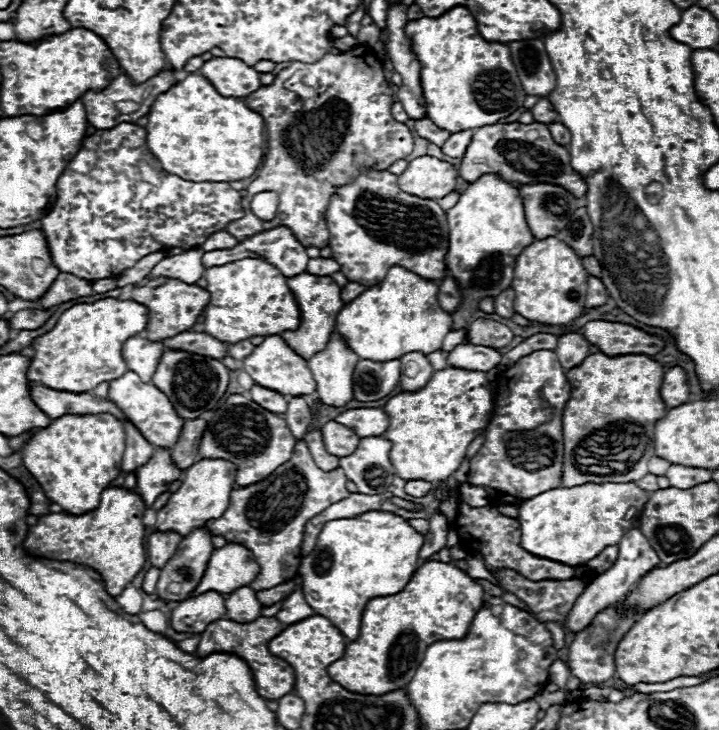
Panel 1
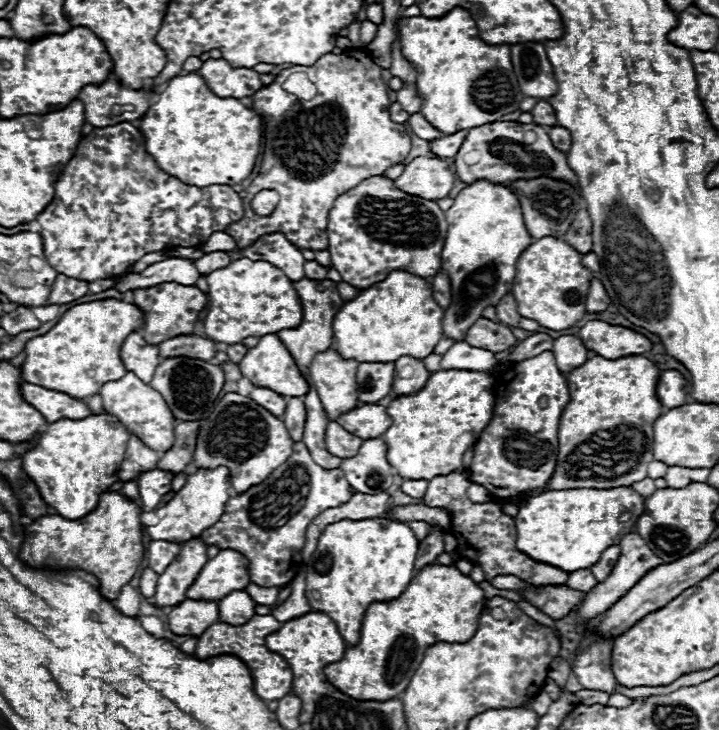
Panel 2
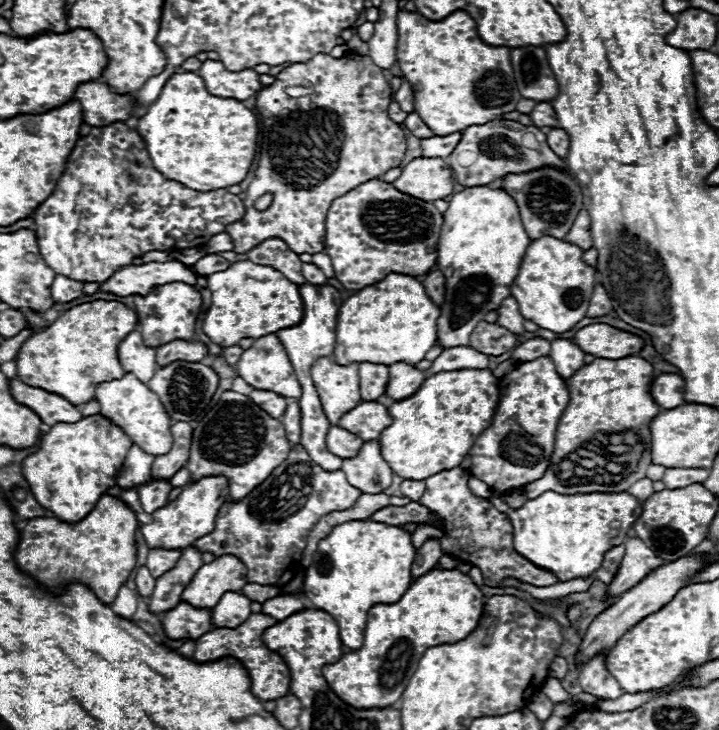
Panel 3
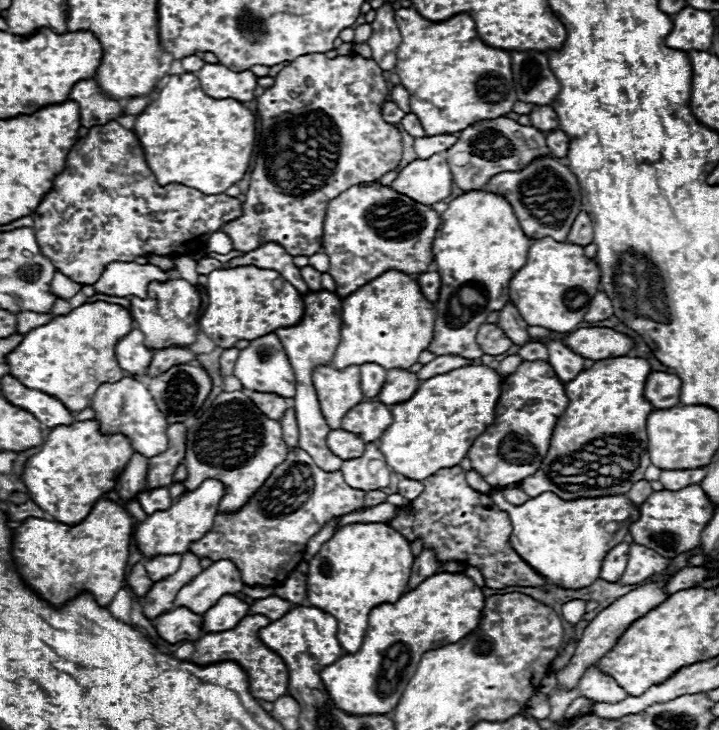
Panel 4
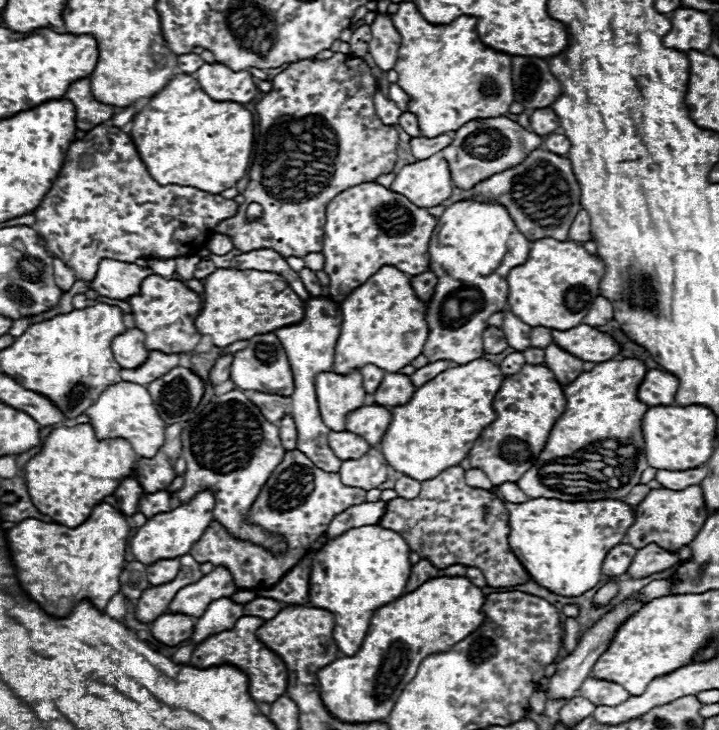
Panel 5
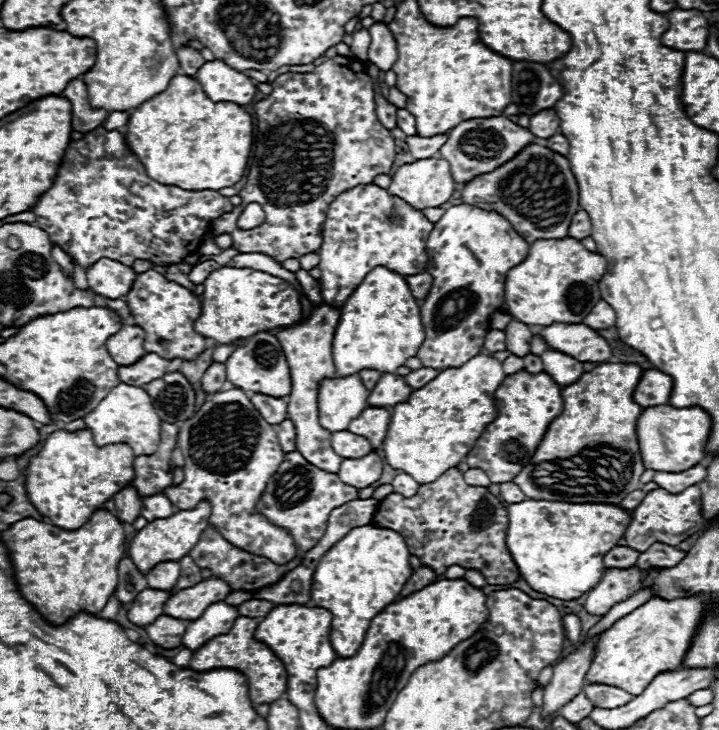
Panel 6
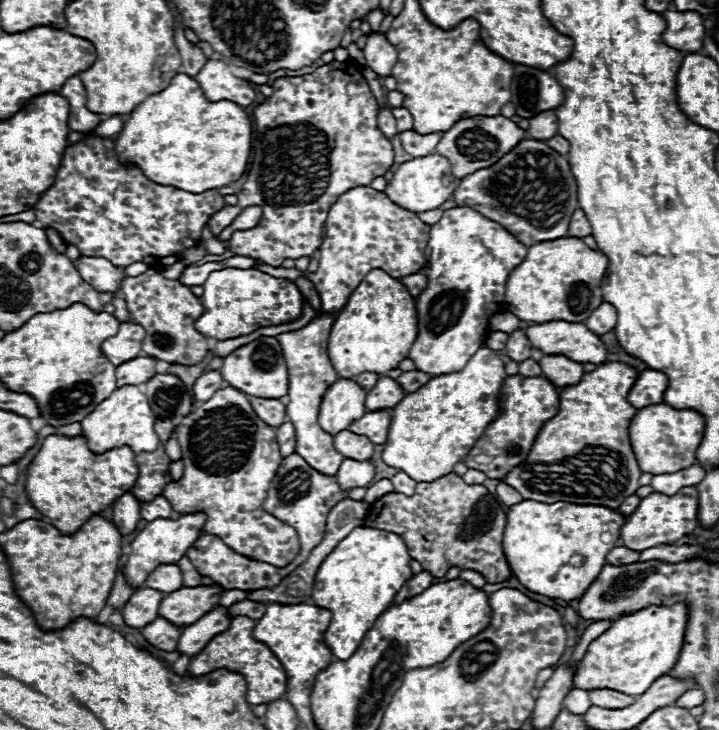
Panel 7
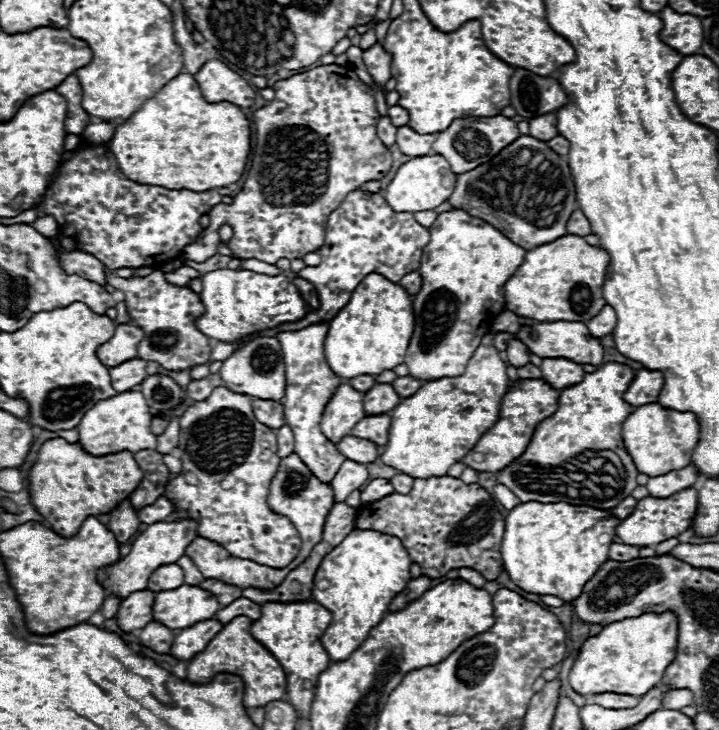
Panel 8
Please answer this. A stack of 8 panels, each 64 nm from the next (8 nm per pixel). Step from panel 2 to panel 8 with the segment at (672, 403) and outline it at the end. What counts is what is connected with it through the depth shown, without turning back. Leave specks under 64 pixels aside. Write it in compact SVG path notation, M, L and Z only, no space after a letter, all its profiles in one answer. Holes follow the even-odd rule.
M640 370L630 388L624 392L624 400L632 404L634 408L658 402L660 390L664 388L664 374L662 372L652 372L652 370Z

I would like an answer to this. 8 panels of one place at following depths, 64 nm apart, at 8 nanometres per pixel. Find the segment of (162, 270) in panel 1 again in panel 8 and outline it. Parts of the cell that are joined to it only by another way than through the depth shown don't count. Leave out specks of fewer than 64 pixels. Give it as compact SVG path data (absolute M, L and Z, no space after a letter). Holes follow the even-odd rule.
M60 246L56 248L60 258L62 258L62 268L68 272L68 274L78 274L78 276L84 276L86 280L92 280L100 286L104 286L108 280L106 280L106 266L94 258L92 254L86 254L86 252L64 252Z

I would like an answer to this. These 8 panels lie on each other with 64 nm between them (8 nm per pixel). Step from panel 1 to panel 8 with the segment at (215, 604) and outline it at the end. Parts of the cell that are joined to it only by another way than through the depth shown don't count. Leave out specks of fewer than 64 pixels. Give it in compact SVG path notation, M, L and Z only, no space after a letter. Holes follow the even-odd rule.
M150 622L142 630L138 630L138 638L142 640L144 646L152 648L154 652L168 654L176 634L170 628L166 628L164 624L160 624L160 622Z

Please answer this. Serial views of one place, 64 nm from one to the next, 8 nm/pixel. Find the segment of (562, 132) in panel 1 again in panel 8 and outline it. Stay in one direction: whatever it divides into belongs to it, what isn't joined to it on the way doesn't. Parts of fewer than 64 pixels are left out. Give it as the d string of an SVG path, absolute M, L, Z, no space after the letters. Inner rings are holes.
M554 136L554 138L552 138L552 140L548 140L546 144L548 144L548 146L550 146L550 148L556 152L556 154L560 154L560 156L564 156L564 158L568 156L570 142L568 142L566 138L562 138L562 136Z

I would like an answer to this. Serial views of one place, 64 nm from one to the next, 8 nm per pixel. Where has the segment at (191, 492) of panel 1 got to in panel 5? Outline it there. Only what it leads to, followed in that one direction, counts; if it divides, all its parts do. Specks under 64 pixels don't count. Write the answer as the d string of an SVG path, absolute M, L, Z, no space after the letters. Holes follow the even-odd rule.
M206 488L206 490L198 492L194 498L190 498L186 504L180 504L178 508L174 508L170 512L148 518L146 524L136 528L136 534L132 536L132 542L130 542L132 554L136 556L138 562L142 562L146 566L154 564L160 558L178 558L178 556L188 554L192 544L196 540L200 540L204 530L214 520L214 516L212 516L214 504L216 504L216 496L210 488Z

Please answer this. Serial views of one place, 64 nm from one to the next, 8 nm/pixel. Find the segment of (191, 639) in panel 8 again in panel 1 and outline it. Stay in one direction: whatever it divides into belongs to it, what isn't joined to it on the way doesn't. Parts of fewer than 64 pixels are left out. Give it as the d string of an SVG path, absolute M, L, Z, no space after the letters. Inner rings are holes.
M242 586L228 594L226 598L226 616L228 620L244 622L244 620L256 620L260 616L262 604L256 598L256 592L250 586Z

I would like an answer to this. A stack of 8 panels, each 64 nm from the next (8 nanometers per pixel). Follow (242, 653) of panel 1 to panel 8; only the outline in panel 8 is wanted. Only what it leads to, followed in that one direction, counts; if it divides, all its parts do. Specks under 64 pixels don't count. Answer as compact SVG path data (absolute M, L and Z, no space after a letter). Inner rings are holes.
M238 616L230 620L208 642L208 646L188 662L186 680L202 684L210 680L212 676L216 676L218 672L230 672L230 674L238 674L244 682L244 706L246 708L258 708L258 706L266 706L268 702L282 700L282 696L286 694L286 674L282 666L278 664L278 660L270 654L270 650L252 638L250 626L252 626L252 620L246 616Z

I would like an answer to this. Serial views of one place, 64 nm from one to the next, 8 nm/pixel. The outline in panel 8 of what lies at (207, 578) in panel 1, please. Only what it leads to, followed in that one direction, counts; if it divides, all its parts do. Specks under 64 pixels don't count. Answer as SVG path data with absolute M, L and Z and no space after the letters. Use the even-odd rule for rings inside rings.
M184 584L176 590L156 594L154 620L170 630L184 630L200 620L212 618L220 608L212 592Z

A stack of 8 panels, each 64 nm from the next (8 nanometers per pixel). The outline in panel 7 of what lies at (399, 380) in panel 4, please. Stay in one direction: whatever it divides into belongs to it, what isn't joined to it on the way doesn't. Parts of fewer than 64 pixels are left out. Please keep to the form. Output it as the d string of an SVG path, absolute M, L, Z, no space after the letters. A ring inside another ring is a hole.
M380 376L380 380L376 382L376 386L372 390L368 390L368 394L366 394L366 408L368 410L394 408L404 396L406 396L406 392L398 384L396 378Z

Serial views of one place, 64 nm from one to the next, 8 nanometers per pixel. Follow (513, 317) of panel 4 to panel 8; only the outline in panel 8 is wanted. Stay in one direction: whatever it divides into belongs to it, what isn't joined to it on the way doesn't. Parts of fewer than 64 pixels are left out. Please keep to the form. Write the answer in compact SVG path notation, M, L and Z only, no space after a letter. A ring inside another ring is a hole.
M512 338L512 340L508 342L506 354L508 354L508 362L510 362L512 366L516 366L516 368L520 368L520 366L524 366L524 364L530 362L530 360L528 360L530 350L528 350L518 338Z

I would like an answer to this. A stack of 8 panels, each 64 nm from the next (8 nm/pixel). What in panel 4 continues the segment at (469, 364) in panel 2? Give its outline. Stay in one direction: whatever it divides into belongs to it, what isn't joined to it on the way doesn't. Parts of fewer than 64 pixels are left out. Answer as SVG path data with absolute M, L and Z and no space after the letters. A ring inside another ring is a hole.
M436 356L432 362L422 366L422 370L418 372L418 378L428 380L428 378L440 374L440 372L450 372L452 368L462 368L462 366L468 366L468 364L482 364L482 360L480 358L468 360L468 358L462 358L462 356Z

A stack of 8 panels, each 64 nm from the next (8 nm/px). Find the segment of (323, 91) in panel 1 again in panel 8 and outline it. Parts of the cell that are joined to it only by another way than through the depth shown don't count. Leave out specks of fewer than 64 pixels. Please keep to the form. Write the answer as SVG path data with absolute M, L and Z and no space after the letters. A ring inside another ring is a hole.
M328 64L328 66L318 66L314 70L308 70L304 74L296 74L296 76L290 76L286 80L280 80L276 82L274 86L274 100L266 106L262 106L260 110L254 112L252 116L252 122L254 122L254 134L256 134L256 144L254 144L254 150L252 150L252 164L250 164L250 170L248 170L248 178L244 182L244 188L234 196L234 202L232 204L218 204L216 208L210 210L210 226L206 228L206 232L200 236L200 240L196 240L196 244L190 244L188 248L182 250L182 258L184 260L194 260L194 262L204 262L208 260L210 256L216 254L216 236L218 236L218 228L222 224L230 224L234 228L234 236L230 238L228 242L228 248L234 252L234 256L238 258L256 258L256 260L262 260L262 262L268 262L268 264L276 264L280 258L288 258L288 260L294 260L294 258L304 258L308 252L316 252L322 242L324 242L324 228L326 228L326 220L330 216L330 212L340 206L340 202L344 200L344 196L352 190L356 190L358 186L362 186L364 182L370 182L370 180L380 180L388 174L390 166L392 166L392 156L390 156L390 150L384 146L384 142L378 138L378 132L376 132L376 122L380 118L378 110L376 110L376 104L374 104L374 96L370 92L370 88L360 82L360 78L356 76L354 68L350 64L346 66L338 66L338 64Z

